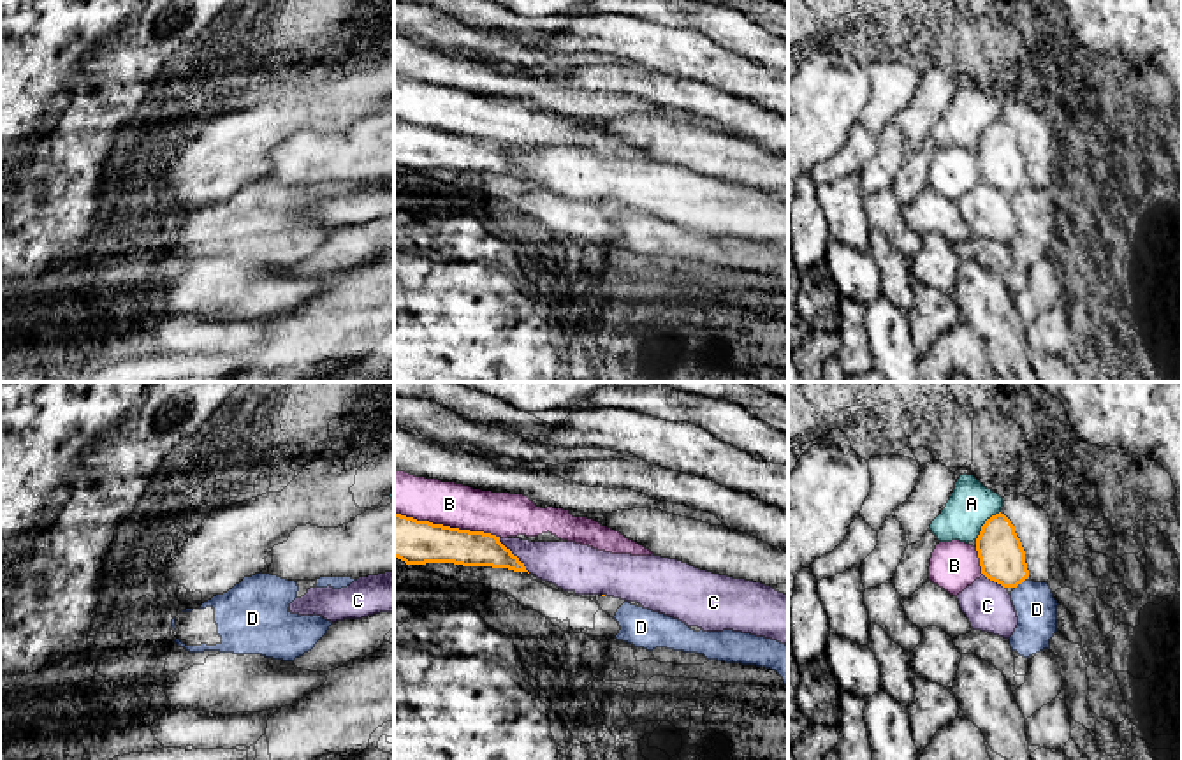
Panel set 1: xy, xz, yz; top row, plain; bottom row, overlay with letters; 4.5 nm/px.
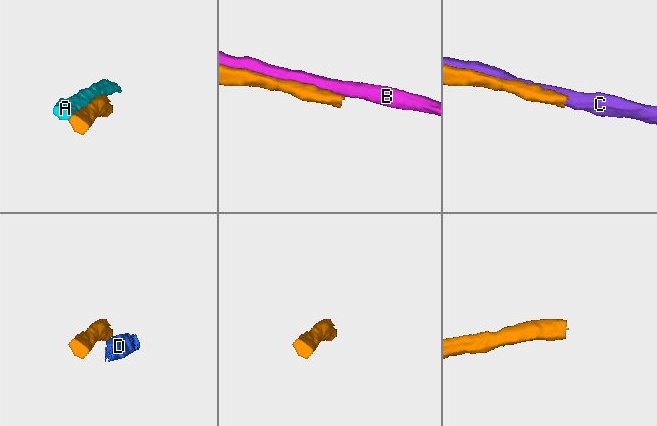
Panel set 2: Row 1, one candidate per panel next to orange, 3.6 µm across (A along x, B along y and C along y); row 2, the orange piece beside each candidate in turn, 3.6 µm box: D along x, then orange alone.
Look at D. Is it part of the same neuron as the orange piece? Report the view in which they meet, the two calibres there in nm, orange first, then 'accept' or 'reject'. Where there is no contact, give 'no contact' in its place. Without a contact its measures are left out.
contact in yz; calibres 200 and 190 nm; reject

